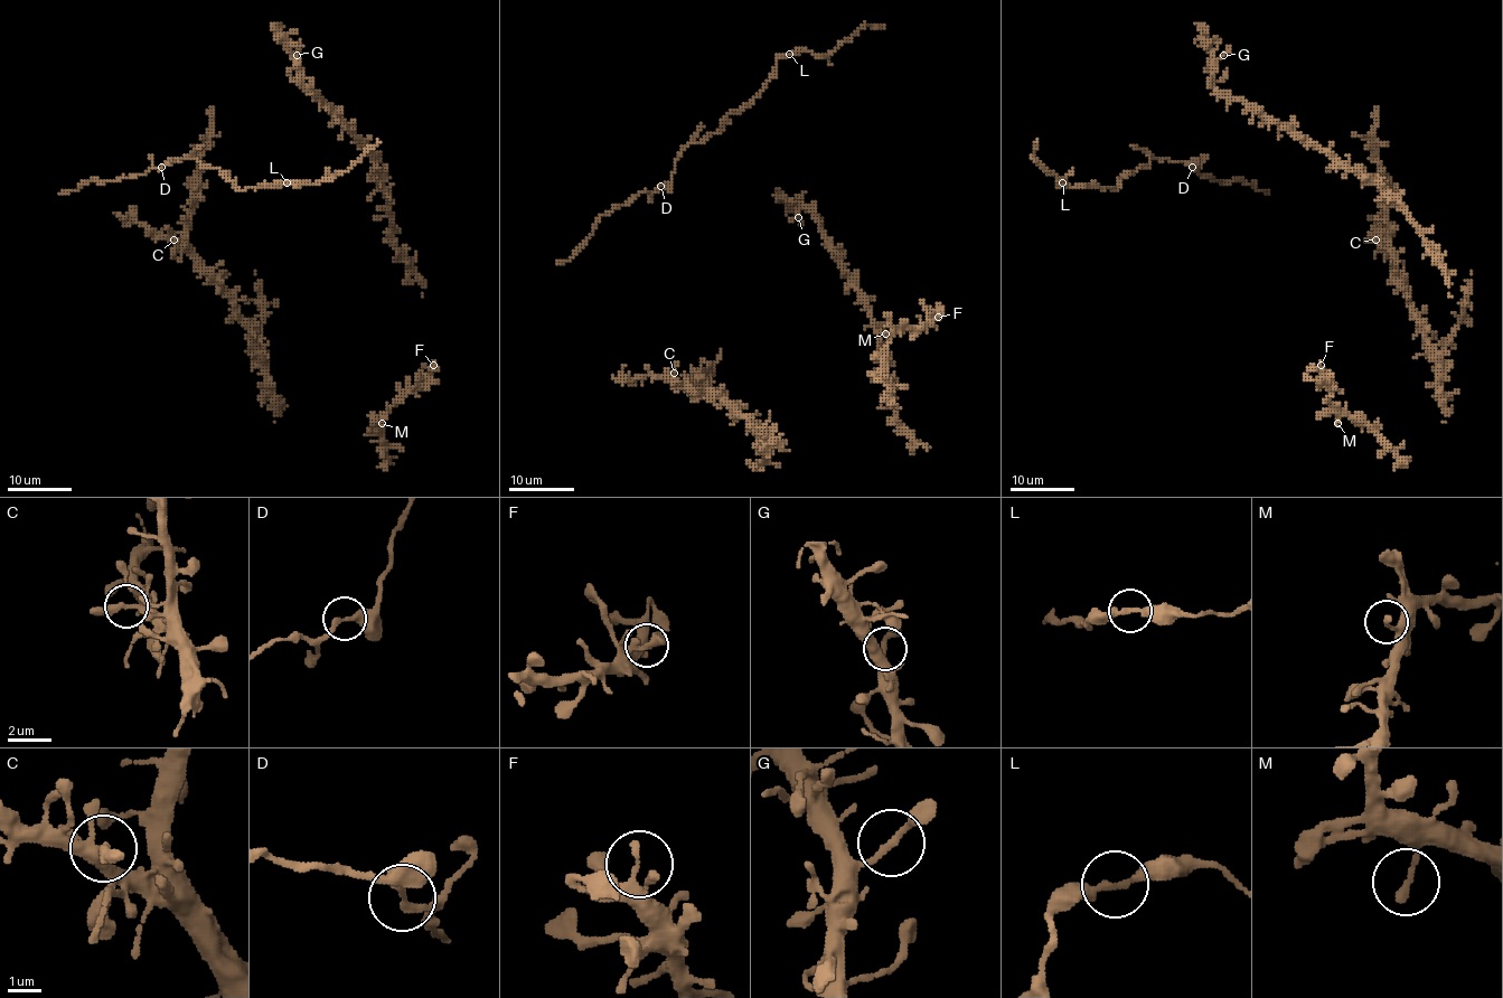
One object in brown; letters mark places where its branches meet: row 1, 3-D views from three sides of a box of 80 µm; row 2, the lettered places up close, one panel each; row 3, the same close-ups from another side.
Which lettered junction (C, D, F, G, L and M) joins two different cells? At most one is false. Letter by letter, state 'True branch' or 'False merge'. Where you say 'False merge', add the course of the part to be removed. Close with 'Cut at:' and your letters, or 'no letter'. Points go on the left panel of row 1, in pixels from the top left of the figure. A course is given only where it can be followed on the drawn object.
C: True branch
D: True branch
F: True branch
G: True branch
L: True branch
M: True branch
Cut at: no letter

